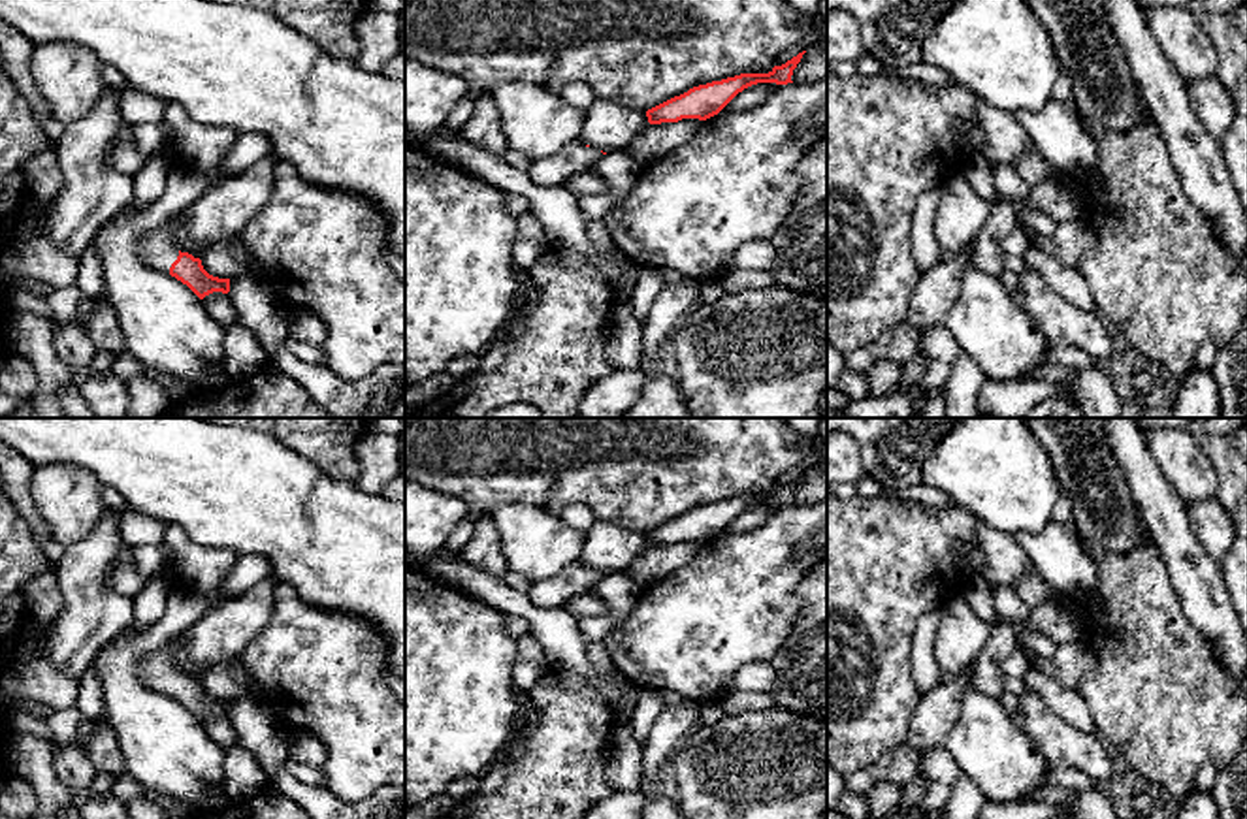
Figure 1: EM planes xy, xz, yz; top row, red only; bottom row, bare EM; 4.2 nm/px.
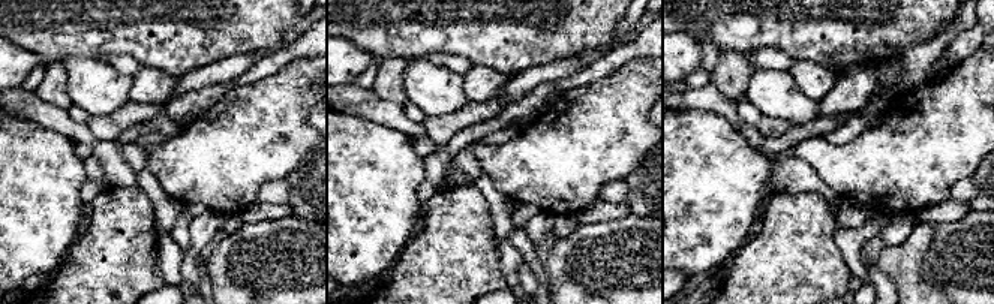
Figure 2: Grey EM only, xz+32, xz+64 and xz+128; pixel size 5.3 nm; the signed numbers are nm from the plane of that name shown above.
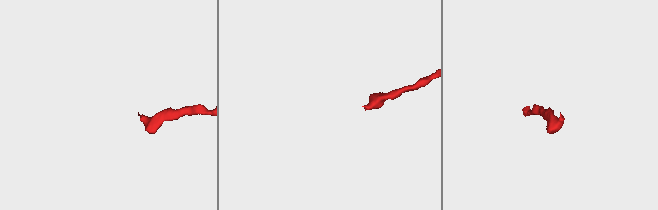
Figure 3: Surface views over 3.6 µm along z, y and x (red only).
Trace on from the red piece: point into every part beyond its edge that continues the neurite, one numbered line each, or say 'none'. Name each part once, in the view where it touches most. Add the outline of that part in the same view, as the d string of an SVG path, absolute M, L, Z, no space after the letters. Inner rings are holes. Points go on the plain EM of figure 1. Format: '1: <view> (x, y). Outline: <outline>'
1: xy (157, 671). Outline: M183 634L171 638L164 648L147 655L138 668L141 683L156 693L170 695L171 685L179 678L173 657L181 646Z

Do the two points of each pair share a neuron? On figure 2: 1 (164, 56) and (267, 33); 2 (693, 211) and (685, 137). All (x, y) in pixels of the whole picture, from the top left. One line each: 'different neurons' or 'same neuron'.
1: same neuron
2: same neuron

